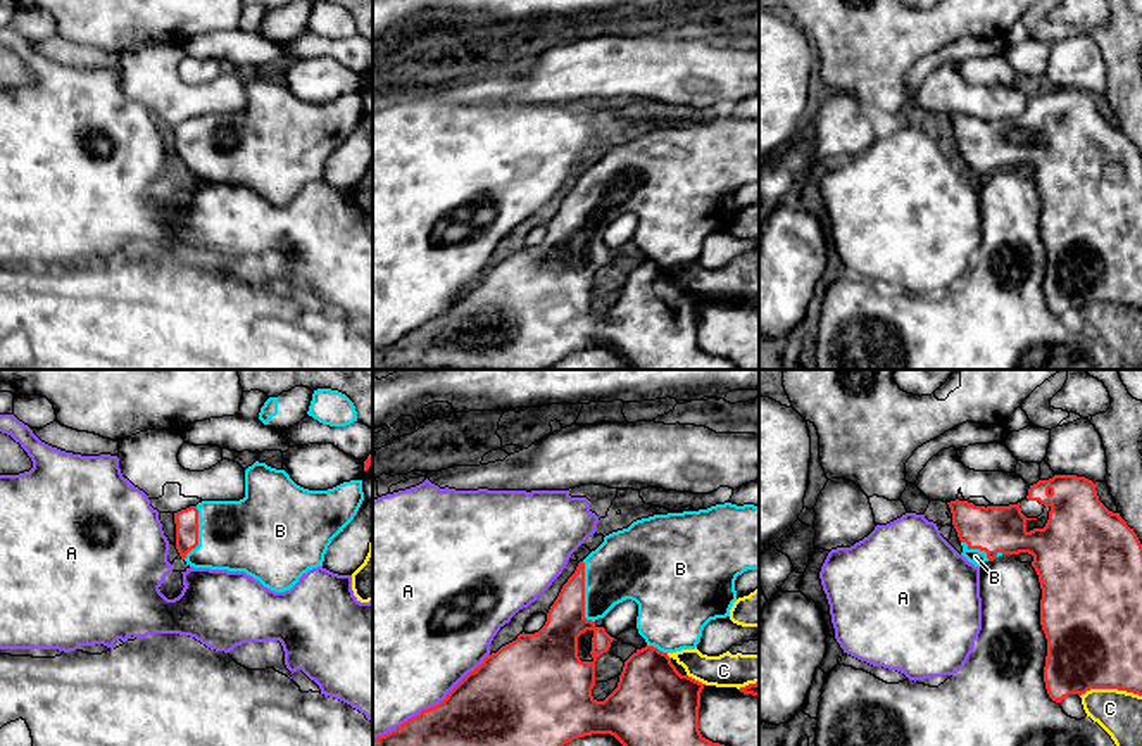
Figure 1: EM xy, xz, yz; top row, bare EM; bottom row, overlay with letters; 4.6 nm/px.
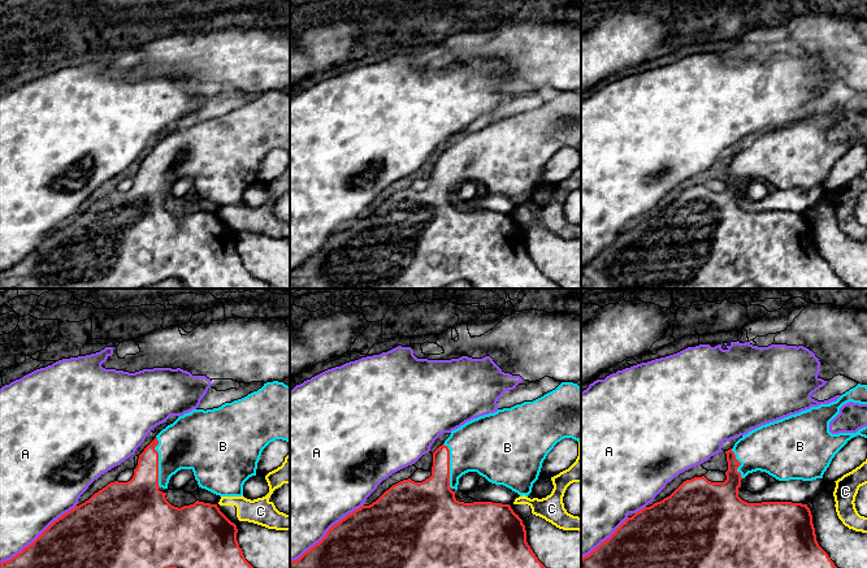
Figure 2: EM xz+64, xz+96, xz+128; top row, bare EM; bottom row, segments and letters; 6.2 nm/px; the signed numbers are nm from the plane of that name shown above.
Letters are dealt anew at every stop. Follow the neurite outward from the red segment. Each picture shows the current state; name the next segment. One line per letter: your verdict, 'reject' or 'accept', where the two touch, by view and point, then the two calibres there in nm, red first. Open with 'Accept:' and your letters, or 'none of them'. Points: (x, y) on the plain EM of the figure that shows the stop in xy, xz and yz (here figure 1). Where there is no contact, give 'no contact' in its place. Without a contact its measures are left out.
Accept: B
A: reject; contact xz (432, 320); calibres 420 and 500 nm
B: accept; contact xz (583, 208); calibres 190 and 320 nm
C: reject; contact yz (1110, 301); calibres 440 and 200 nm

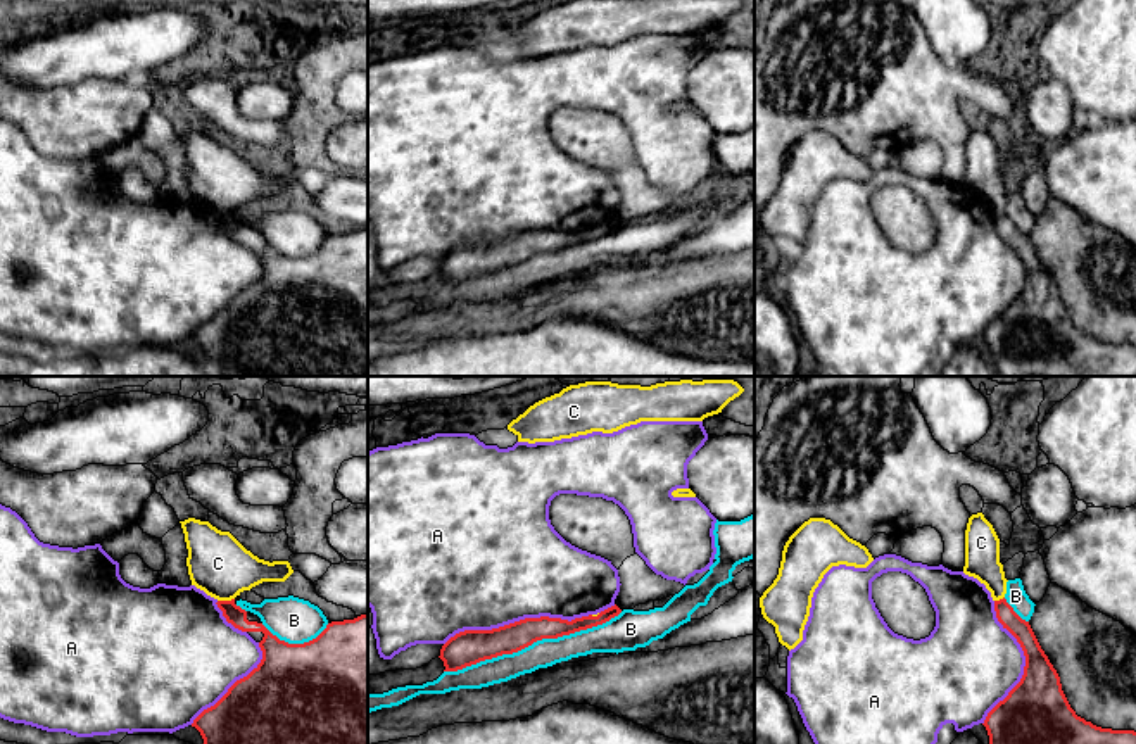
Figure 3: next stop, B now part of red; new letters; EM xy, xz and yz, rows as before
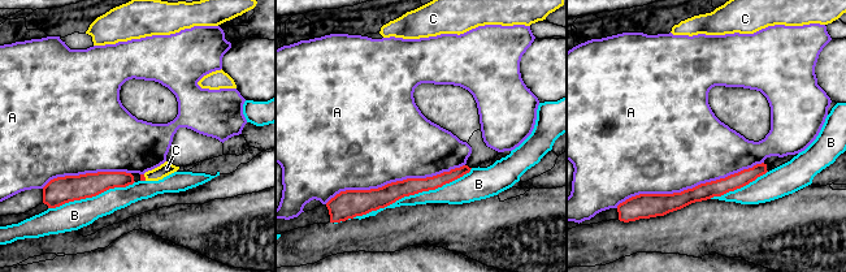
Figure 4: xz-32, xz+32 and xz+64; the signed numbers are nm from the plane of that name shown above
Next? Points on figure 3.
Accept: none of them
A: reject; contact xz (517, 235); calibres 160 and 500 nm
B: reject; contact xz (532, 256); calibres 140 and 130 nm
C: reject; contact xy (225, 214); calibres 90 and 280 nm

